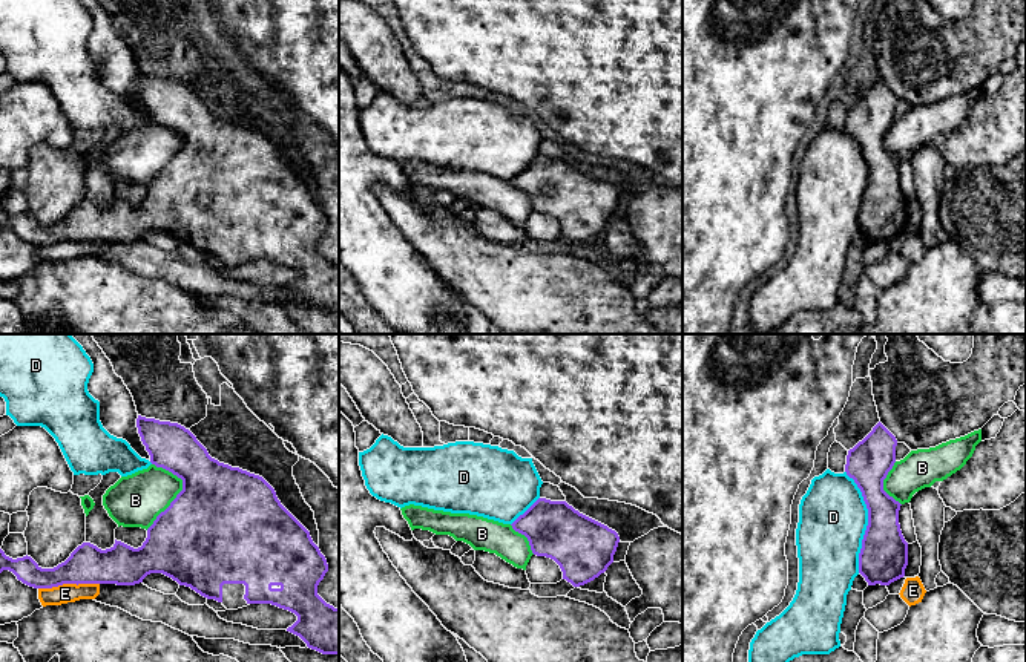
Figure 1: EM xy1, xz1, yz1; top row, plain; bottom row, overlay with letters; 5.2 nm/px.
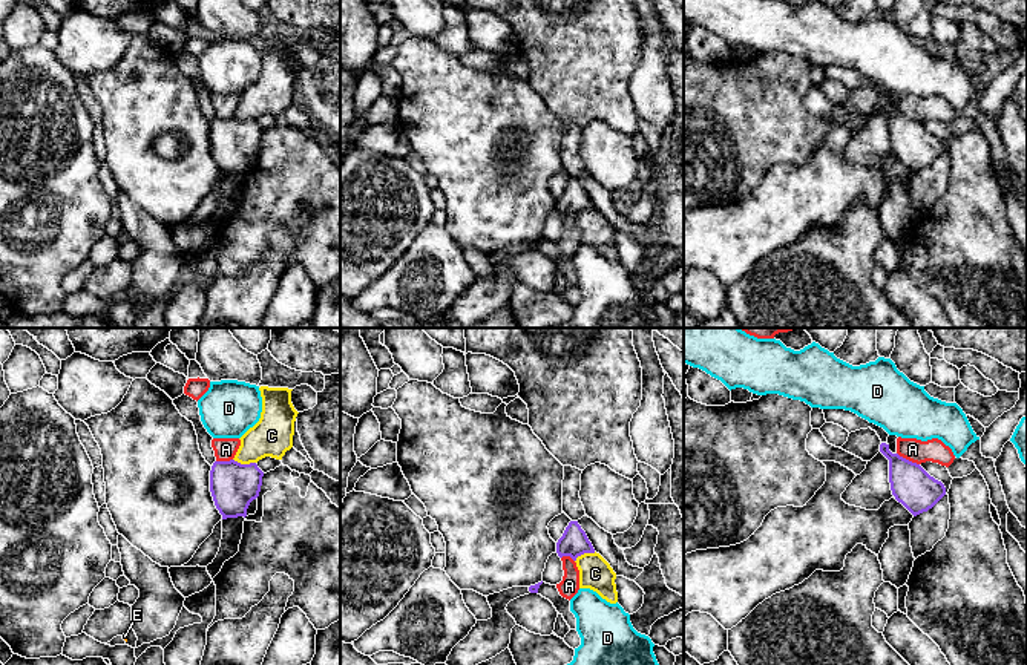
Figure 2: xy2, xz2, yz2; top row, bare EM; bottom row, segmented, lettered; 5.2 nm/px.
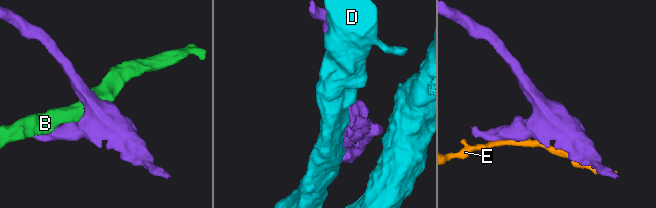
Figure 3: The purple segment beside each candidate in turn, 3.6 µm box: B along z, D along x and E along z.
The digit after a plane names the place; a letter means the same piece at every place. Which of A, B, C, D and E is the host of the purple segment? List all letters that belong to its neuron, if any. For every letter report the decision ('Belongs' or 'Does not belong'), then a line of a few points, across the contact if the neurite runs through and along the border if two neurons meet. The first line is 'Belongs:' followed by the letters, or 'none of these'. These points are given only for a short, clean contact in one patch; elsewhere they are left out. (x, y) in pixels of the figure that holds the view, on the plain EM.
Belongs: none of these
A: Does not belong. Line: yz2 (897, 109), (918, 121)
B: Does not belong. Line: xy1 (154, 120), (175, 131), (181, 137), (181, 147), (146, 186)
C: Does not belong. Line: xy2 (233, 115), (241, 120), (255, 120)
D: Does not belong
E: Does not belong

